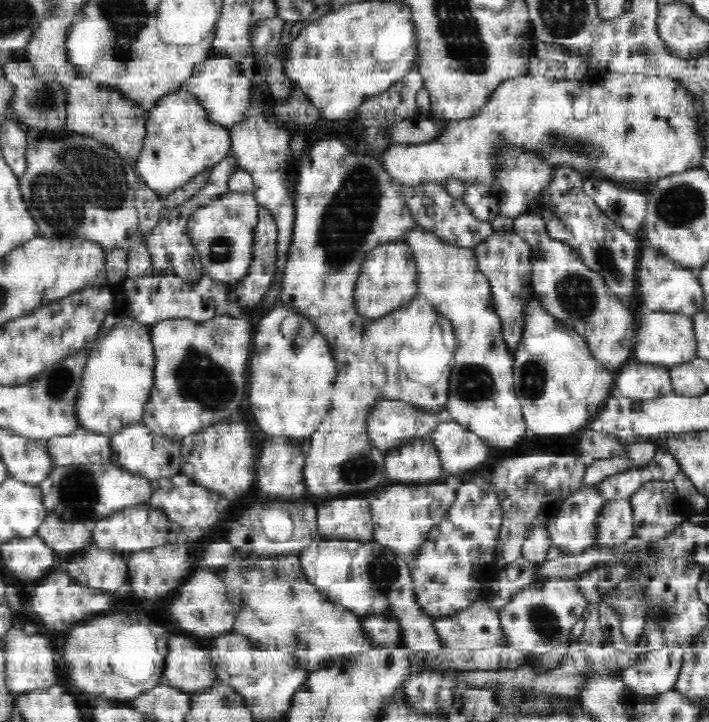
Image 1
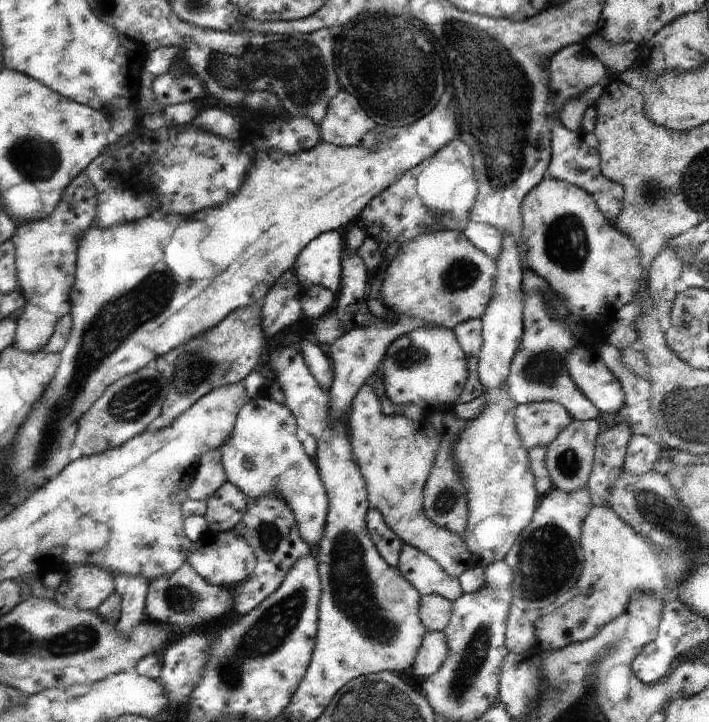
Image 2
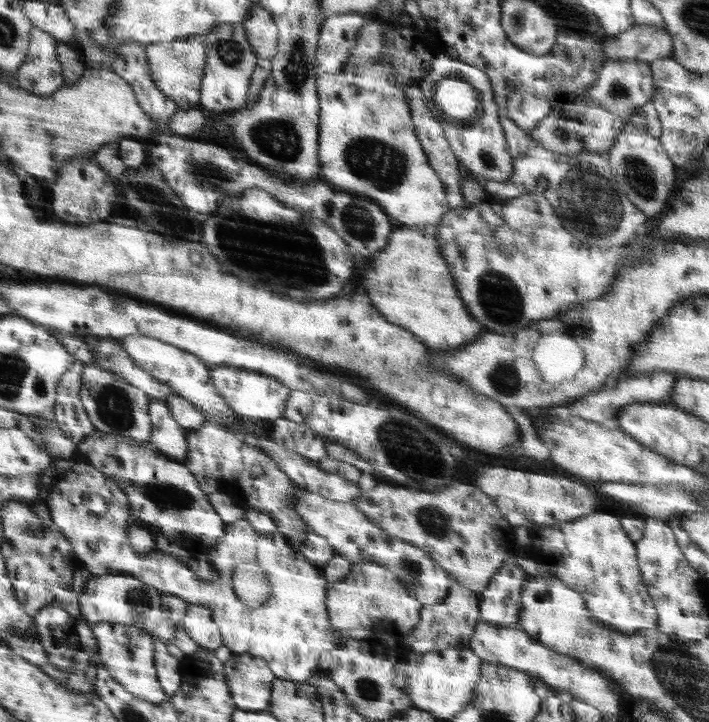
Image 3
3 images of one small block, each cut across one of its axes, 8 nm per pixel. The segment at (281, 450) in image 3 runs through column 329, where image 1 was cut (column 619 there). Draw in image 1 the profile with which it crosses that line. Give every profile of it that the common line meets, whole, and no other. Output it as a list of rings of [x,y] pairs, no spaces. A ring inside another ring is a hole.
[[[634,466],[627,471],[614,473],[598,483],[596,488],[606,500],[618,500],[622,497],[630,498],[643,484],[642,468]]]

